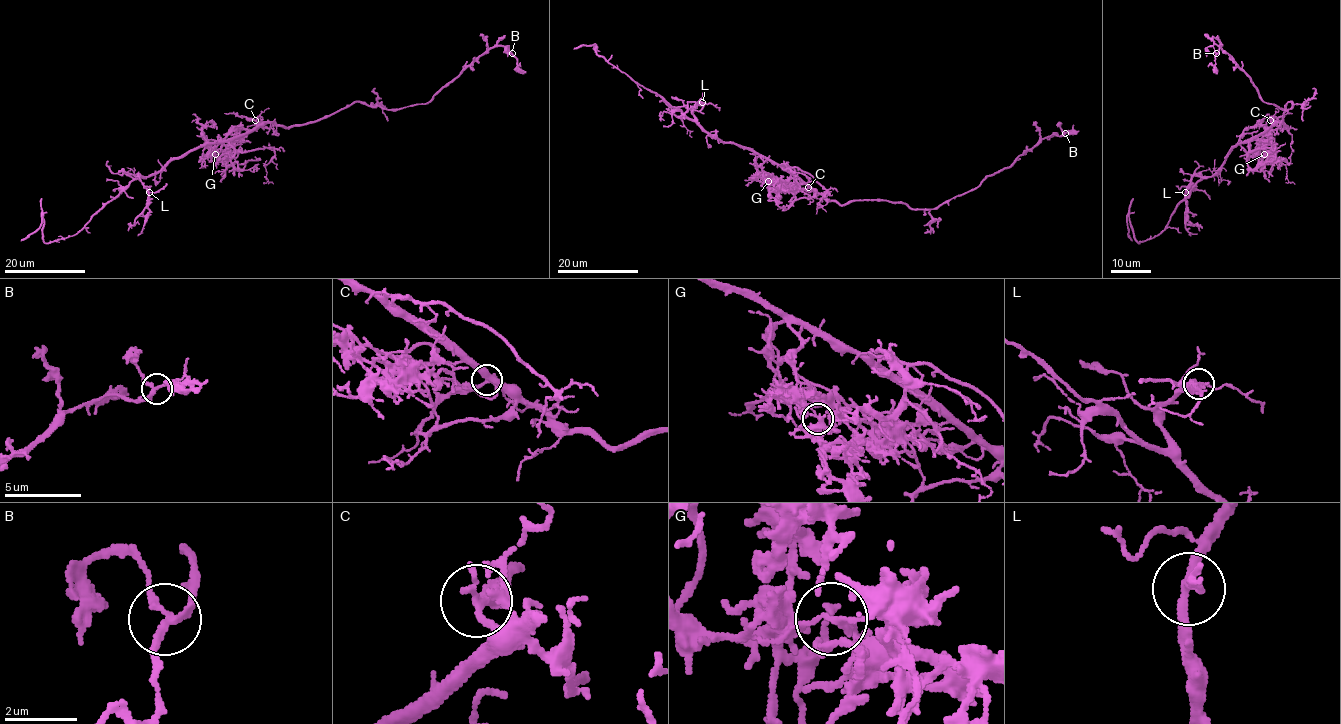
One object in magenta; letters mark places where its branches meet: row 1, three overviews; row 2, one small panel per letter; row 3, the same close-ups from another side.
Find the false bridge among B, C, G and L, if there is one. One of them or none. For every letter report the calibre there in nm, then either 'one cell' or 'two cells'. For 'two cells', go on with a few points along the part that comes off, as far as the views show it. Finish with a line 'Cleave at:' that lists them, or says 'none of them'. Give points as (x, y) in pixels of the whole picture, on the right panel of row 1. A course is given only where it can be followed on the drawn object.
B: calibre 180 nm; one cell
C: calibre 180 nm; one cell
G: calibre 150 nm; two cells; course (1264, 154), (1263, 158), (1258, 141), (1252, 139), (1250, 149), (1239, 156)
L: calibre 200 nm; one cell
Cleave at: G

